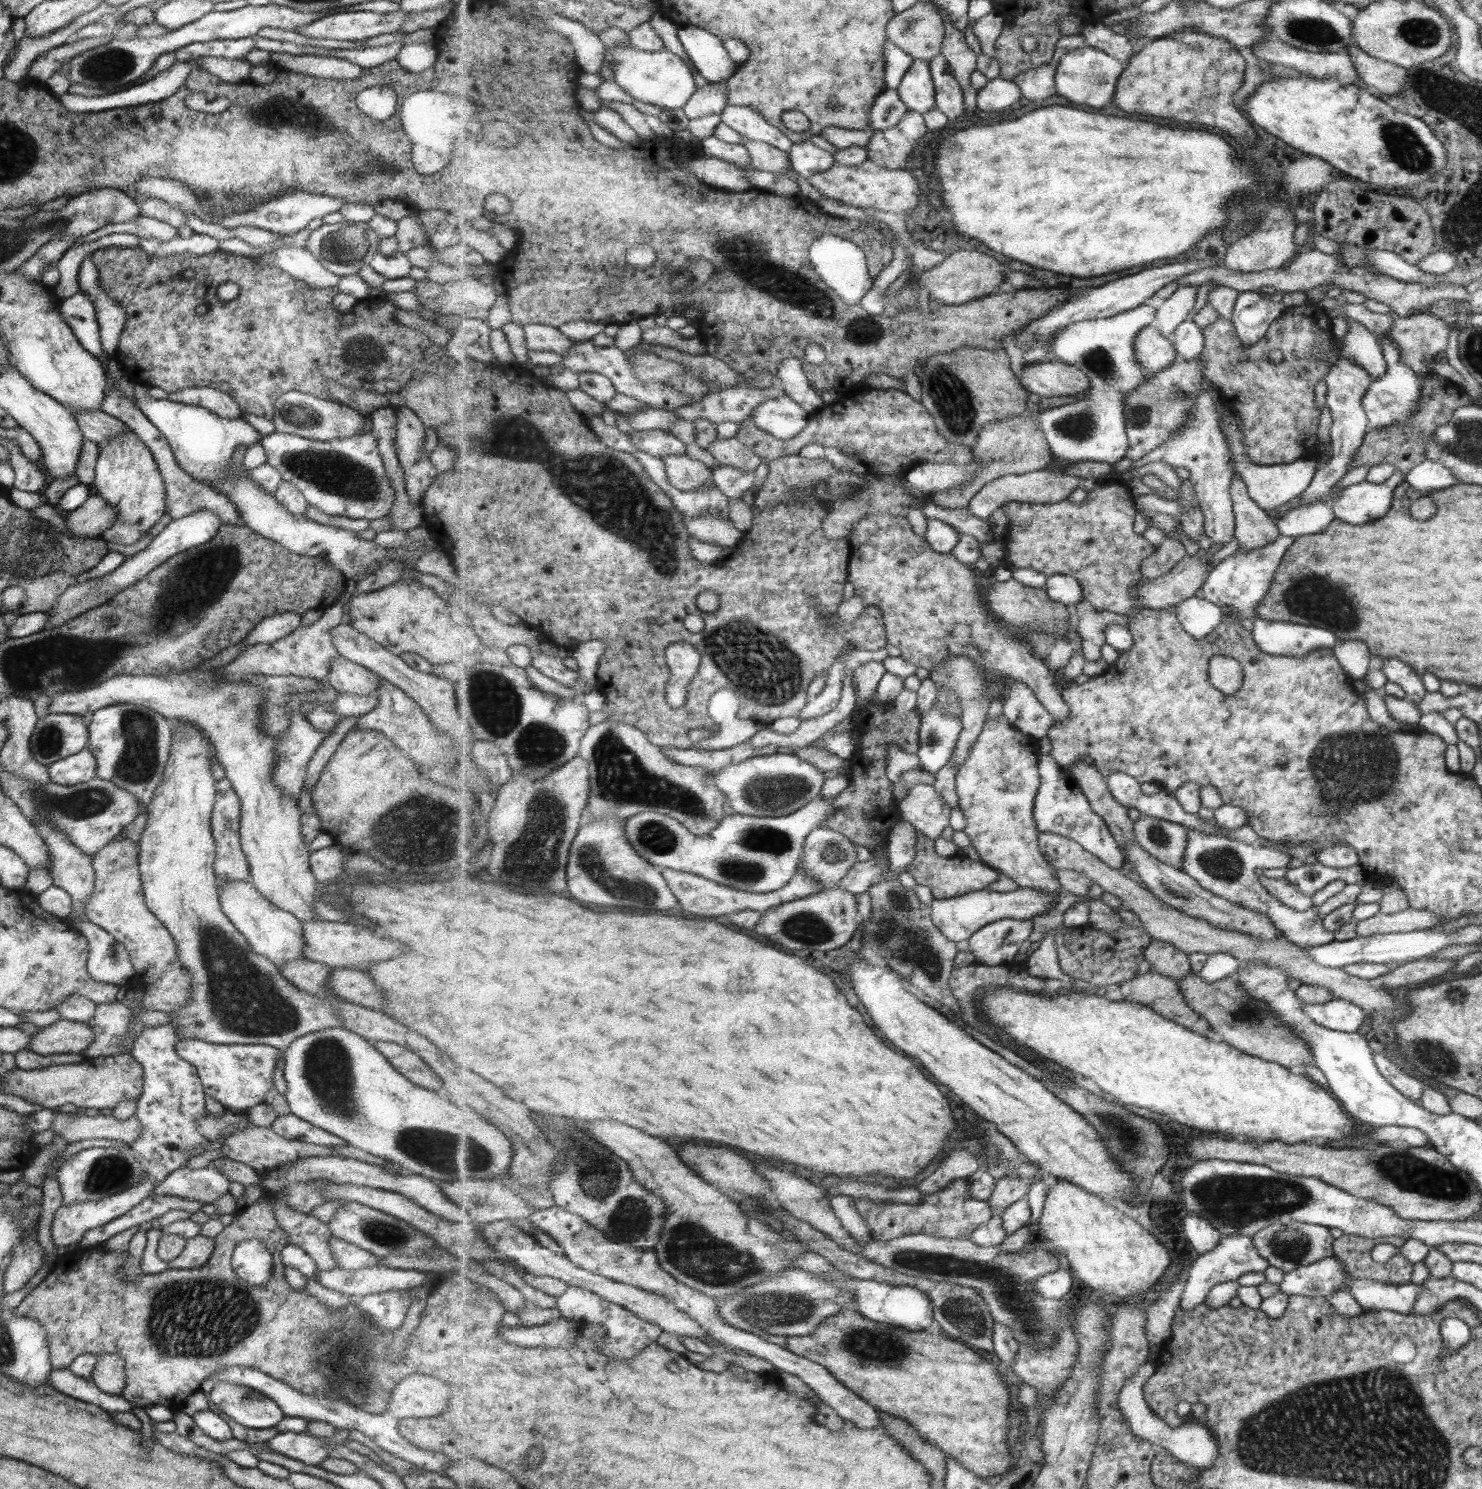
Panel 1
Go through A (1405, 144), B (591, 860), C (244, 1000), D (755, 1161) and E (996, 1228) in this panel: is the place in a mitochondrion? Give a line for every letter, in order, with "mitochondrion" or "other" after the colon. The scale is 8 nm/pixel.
A: mitochondrion
B: mitochondrion
C: mitochondrion
D: other
E: other

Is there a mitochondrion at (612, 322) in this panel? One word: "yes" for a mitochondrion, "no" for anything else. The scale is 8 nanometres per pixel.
no

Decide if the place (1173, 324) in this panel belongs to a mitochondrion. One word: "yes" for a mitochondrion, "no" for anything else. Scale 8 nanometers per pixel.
no

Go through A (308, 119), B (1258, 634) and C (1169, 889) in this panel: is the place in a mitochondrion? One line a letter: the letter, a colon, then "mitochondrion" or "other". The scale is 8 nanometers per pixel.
A: mitochondrion
B: other
C: mitochondrion

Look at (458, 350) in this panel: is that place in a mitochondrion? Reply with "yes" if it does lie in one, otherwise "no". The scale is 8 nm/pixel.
no

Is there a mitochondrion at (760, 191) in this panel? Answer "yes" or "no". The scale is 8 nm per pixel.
no

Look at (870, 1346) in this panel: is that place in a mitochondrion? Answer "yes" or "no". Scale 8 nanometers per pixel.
yes

